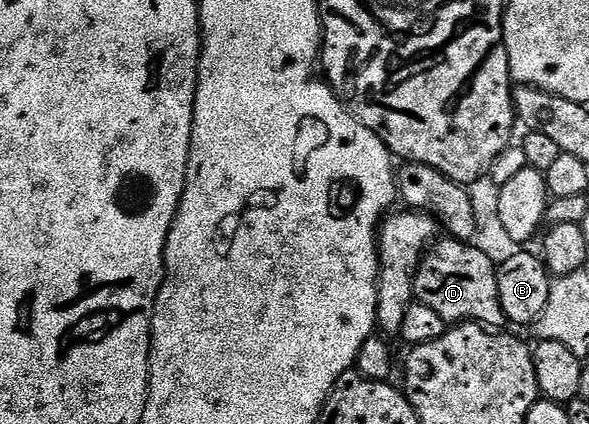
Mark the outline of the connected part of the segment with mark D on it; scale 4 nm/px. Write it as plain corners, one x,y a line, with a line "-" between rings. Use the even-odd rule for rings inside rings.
453,238
435,239
422,257
414,279
414,298
417,303
432,306
440,318
448,322
473,322
491,330
501,329
507,323
500,306
498,270
486,252
470,242

